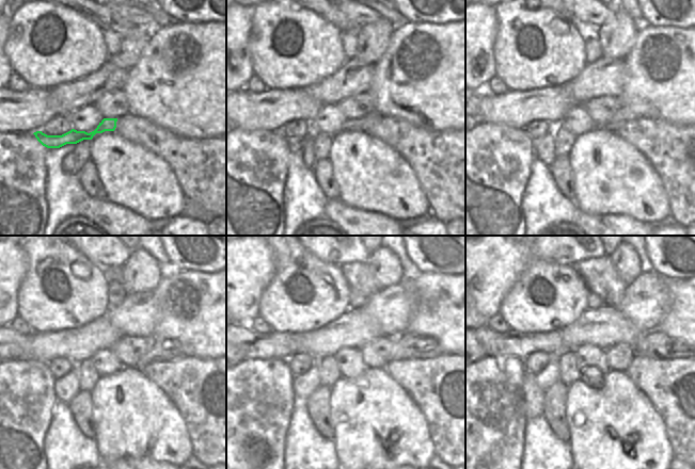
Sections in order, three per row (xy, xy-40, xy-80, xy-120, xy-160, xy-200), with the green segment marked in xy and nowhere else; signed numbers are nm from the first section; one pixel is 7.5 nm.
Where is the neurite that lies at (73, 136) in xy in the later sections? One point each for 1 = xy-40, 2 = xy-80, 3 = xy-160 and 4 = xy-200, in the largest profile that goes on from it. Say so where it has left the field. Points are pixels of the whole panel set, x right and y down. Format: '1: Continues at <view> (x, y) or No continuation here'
1: Continues at xy-40 (364, 124)
2: Continues at xy-80 (624, 115)
3: Continues at xy-160 (407, 345)
4: Continues at xy-200 (654, 343).

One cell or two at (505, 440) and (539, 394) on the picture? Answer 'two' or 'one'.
two

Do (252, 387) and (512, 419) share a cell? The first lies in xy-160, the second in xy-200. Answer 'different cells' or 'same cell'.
same cell

